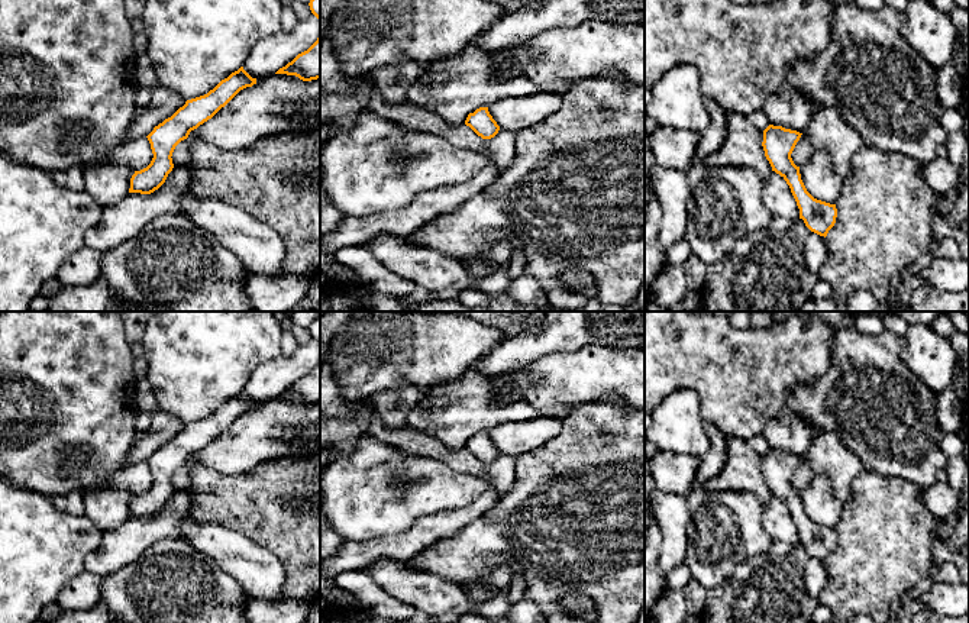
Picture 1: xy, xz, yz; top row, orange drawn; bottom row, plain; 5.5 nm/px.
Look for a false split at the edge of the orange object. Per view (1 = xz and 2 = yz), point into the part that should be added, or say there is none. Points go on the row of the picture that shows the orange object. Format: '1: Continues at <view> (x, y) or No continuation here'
1: No continuation here
2: No continuation here

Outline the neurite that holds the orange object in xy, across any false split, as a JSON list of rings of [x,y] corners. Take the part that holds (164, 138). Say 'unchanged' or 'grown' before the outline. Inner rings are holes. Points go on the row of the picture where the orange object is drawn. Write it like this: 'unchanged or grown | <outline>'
unchanged | [[[240,67],[207,94],[187,100],[171,117],[155,126],[146,136],[154,158],[146,168],[135,171],[129,193],[151,194],[158,190],[174,168],[171,156],[175,146],[187,139],[191,130],[211,119],[240,90],[253,84],[256,84],[256,78]]]

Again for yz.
unchanged | [[[769,125],[763,130],[762,146],[772,171],[779,174],[789,185],[800,209],[800,219],[811,232],[826,238],[836,223],[837,209],[836,204],[814,198],[801,180],[800,167],[791,158],[801,135],[797,130]]]

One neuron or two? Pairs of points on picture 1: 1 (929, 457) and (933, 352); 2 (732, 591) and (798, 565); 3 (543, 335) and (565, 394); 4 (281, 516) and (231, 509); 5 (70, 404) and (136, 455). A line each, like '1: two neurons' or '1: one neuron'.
1: two neurons
2: one neuron
3: two neurons
4: one neuron
5: two neurons

